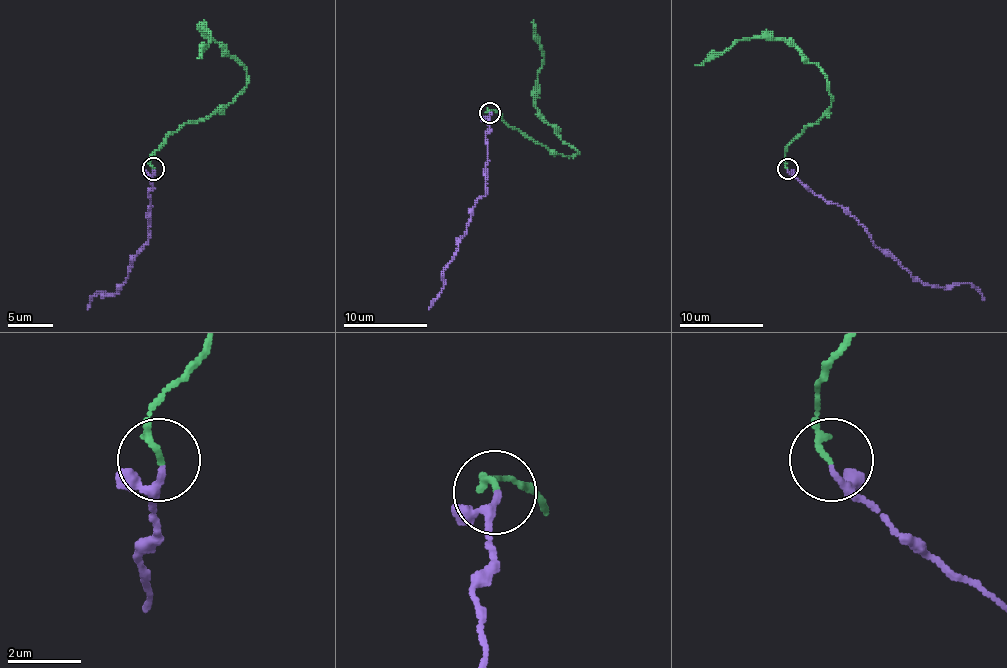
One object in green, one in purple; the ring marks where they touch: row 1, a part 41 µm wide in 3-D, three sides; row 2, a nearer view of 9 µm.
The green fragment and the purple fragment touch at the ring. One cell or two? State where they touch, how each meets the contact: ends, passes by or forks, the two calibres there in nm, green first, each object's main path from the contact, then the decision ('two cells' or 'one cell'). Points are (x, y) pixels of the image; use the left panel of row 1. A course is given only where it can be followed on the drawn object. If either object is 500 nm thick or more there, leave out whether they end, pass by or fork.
(153, 168) | green ends | purple passes by | 180/130 nm | green via (152, 168), (150, 157), (164, 141), (247, 85), (247, 69), (204, 29), (211, 38), (199, 58) | purple via (152, 170), (148, 242), (134, 255), (128, 278), (114, 293), (108, 296), (99, 291), (87, 309) | one cell

